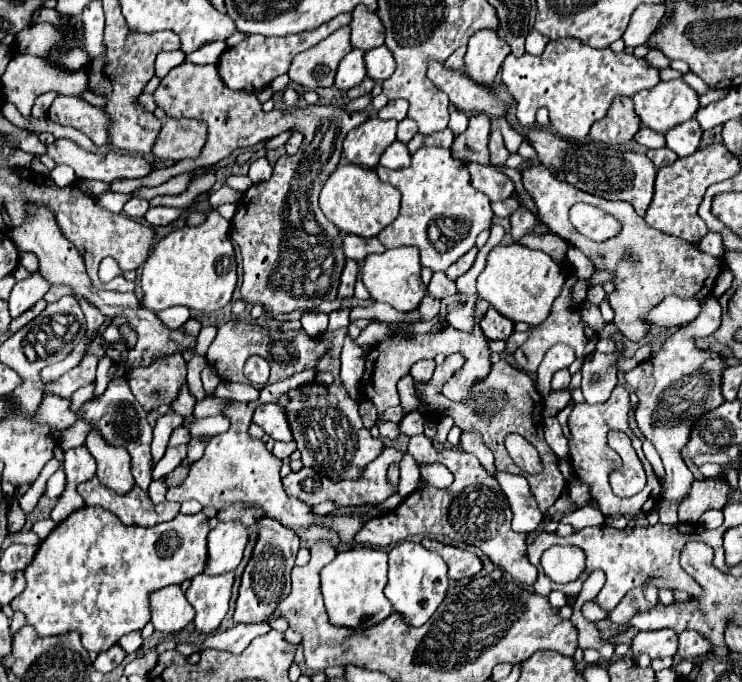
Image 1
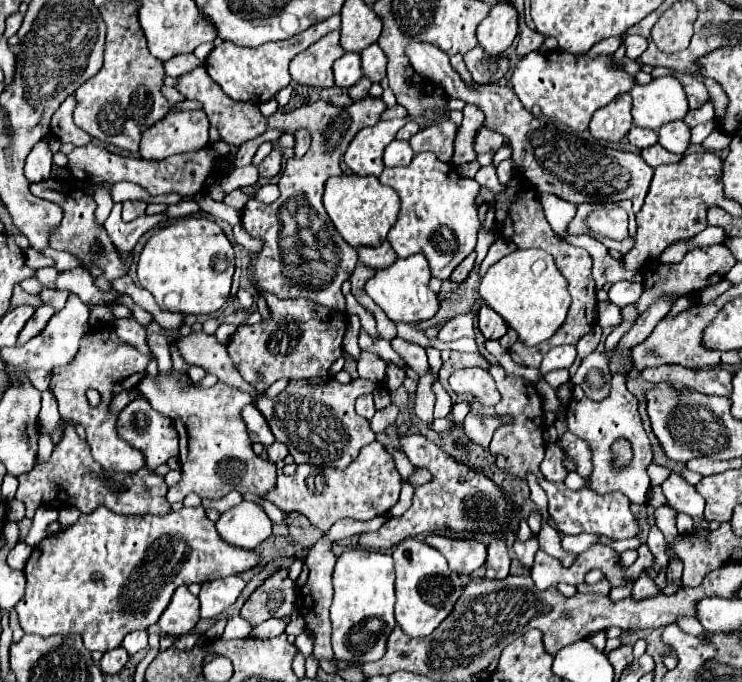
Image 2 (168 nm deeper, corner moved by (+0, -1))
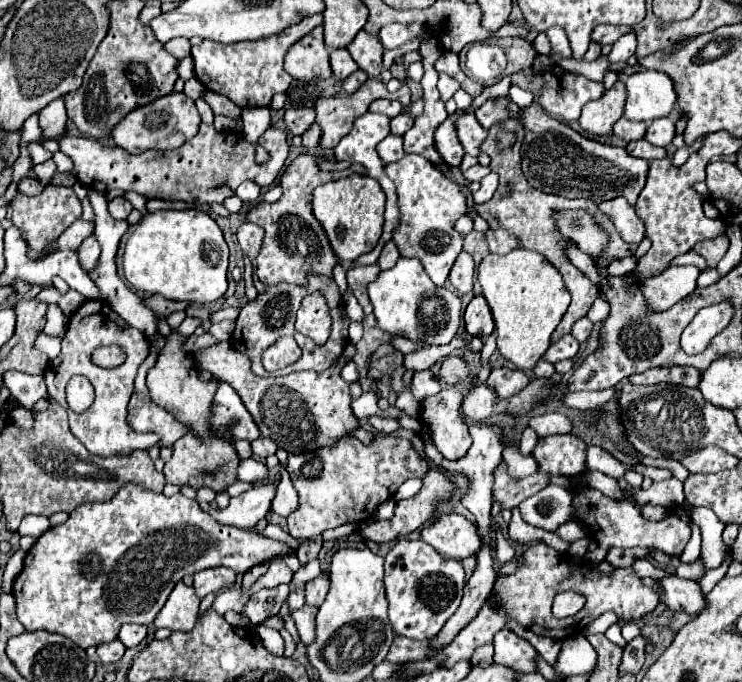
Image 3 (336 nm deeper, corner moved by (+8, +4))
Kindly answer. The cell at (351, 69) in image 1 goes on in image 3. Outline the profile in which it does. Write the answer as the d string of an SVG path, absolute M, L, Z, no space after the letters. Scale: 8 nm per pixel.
M333 49L331 51L331 69L337 79L345 79L357 69L357 63L351 59L347 49Z

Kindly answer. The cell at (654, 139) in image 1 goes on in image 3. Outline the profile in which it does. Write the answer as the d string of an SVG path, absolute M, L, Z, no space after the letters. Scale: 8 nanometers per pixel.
M621 117L615 125L613 125L613 133L617 135L617 137L621 137L623 141L633 141L633 139L643 139L645 137L645 129L647 129L647 125L645 123L633 123L633 121L629 121L629 119L625 119L625 117Z

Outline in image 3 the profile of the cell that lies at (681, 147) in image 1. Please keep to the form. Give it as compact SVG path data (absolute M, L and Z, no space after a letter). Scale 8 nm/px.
M669 117L651 121L645 133L645 139L657 147L667 147L673 141L673 137L675 137L675 123Z

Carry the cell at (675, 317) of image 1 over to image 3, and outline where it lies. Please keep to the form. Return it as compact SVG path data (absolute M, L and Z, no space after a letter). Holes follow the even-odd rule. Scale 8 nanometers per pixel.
M597 297L597 301L591 305L587 317L589 317L589 319L595 317L593 323L601 323L601 321L605 321L603 317L607 317L607 313L609 313L609 305L607 305L607 301L601 301L601 297ZM597 317L599 317L599 319L597 319Z

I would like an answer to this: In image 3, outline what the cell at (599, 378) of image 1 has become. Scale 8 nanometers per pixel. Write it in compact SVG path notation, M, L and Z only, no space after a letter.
M673 265L659 277L641 281L641 291L651 309L665 311L695 291L699 273L701 271L693 265L689 265L689 267Z

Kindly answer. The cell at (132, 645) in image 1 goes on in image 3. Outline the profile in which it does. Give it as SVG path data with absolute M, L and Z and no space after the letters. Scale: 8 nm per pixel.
M129 623L129 625L123 625L121 627L121 633L119 633L119 639L125 647L137 647L147 635L147 627L143 625L135 625L135 623Z

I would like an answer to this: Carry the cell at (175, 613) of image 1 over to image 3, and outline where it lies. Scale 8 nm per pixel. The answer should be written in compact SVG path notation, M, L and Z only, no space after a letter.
M179 581L169 595L169 601L155 619L157 627L167 627L171 631L191 631L197 623L197 595L193 587Z

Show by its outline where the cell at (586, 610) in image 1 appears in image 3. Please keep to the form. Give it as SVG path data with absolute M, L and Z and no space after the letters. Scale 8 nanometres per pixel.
M677 575L653 579L646 577L642 579L644 585L651 587L653 591L661 591L659 599L665 603L671 611L687 611L687 613L701 613L707 607L707 601L697 585L697 581L681 579Z

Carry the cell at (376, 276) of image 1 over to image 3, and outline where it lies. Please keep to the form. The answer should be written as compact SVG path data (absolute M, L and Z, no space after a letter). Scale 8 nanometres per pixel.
M401 257L393 269L381 271L377 281L369 283L369 299L373 305L377 325L391 335L421 341L429 347L447 345L457 335L461 323L461 299L455 293L451 293L451 301L447 301L447 313L425 313L423 317L419 315L421 303L425 301L425 297L431 297L433 293L437 293L437 285L433 285L429 275L423 271L421 261L405 257Z

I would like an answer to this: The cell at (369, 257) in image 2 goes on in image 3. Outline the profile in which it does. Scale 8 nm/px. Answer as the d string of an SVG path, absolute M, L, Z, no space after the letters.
M389 241L389 243L383 247L377 265L381 267L381 271L385 271L385 269L391 269L391 267L397 263L397 259L399 259L399 249L397 249L397 245L395 245L393 241Z

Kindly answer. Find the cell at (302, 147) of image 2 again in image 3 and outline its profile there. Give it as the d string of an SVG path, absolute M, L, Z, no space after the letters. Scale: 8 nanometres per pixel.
M313 123L305 133L303 133L303 147L307 151L313 151L319 147L319 141L321 141L321 127L317 123Z

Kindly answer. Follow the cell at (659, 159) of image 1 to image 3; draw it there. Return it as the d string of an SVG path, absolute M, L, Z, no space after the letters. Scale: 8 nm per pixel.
M639 139L639 141L631 141L627 145L627 153L633 155L633 157L641 157L641 159L647 159L647 161L653 161L653 159L663 159L667 153L665 149L661 147L655 147L651 145L649 141L645 139Z

